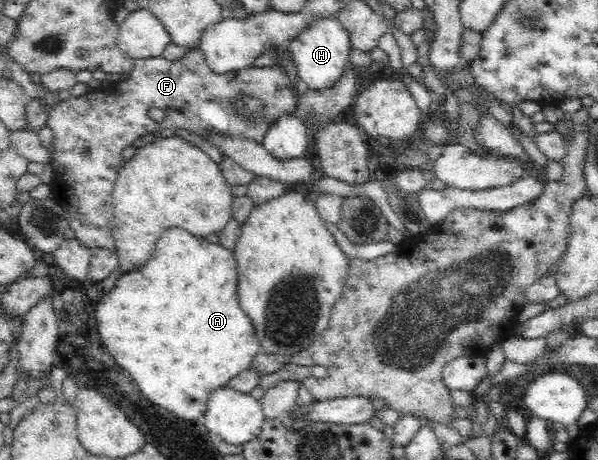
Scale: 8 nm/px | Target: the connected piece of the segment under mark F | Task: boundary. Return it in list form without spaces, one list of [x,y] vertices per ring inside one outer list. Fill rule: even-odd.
[[[199,47],[188,49],[184,54],[182,59],[176,61],[169,61],[163,57],[153,57],[153,58],[140,58],[133,61],[132,69],[121,81],[109,81],[107,77],[101,81],[101,85],[98,89],[89,89],[85,95],[81,96],[70,96],[66,100],[58,100],[55,104],[45,104],[41,98],[38,98],[47,113],[47,126],[52,129],[55,137],[55,155],[53,163],[53,181],[51,183],[52,194],[51,198],[60,206],[67,208],[64,212],[66,216],[69,228],[74,232],[74,237],[76,241],[79,241],[84,247],[88,248],[100,248],[109,249],[115,251],[115,241],[113,238],[113,199],[111,193],[113,192],[115,186],[115,179],[118,173],[122,170],[125,165],[125,161],[122,156],[122,151],[128,147],[128,145],[133,145],[136,139],[144,137],[146,133],[159,132],[161,129],[185,129],[198,137],[206,137],[208,134],[221,134],[226,137],[241,137],[242,139],[249,139],[258,145],[261,145],[264,141],[266,131],[270,128],[272,121],[276,121],[282,114],[287,112],[294,112],[297,108],[297,98],[294,91],[292,91],[292,82],[290,82],[290,76],[286,72],[282,72],[282,68],[278,68],[278,64],[273,66],[254,66],[254,64],[249,65],[248,68],[240,69],[240,71],[224,72],[224,73],[214,73],[205,62],[205,57],[203,56],[202,50]],[[150,109],[160,109],[164,113],[164,118],[161,123],[150,119]]]

